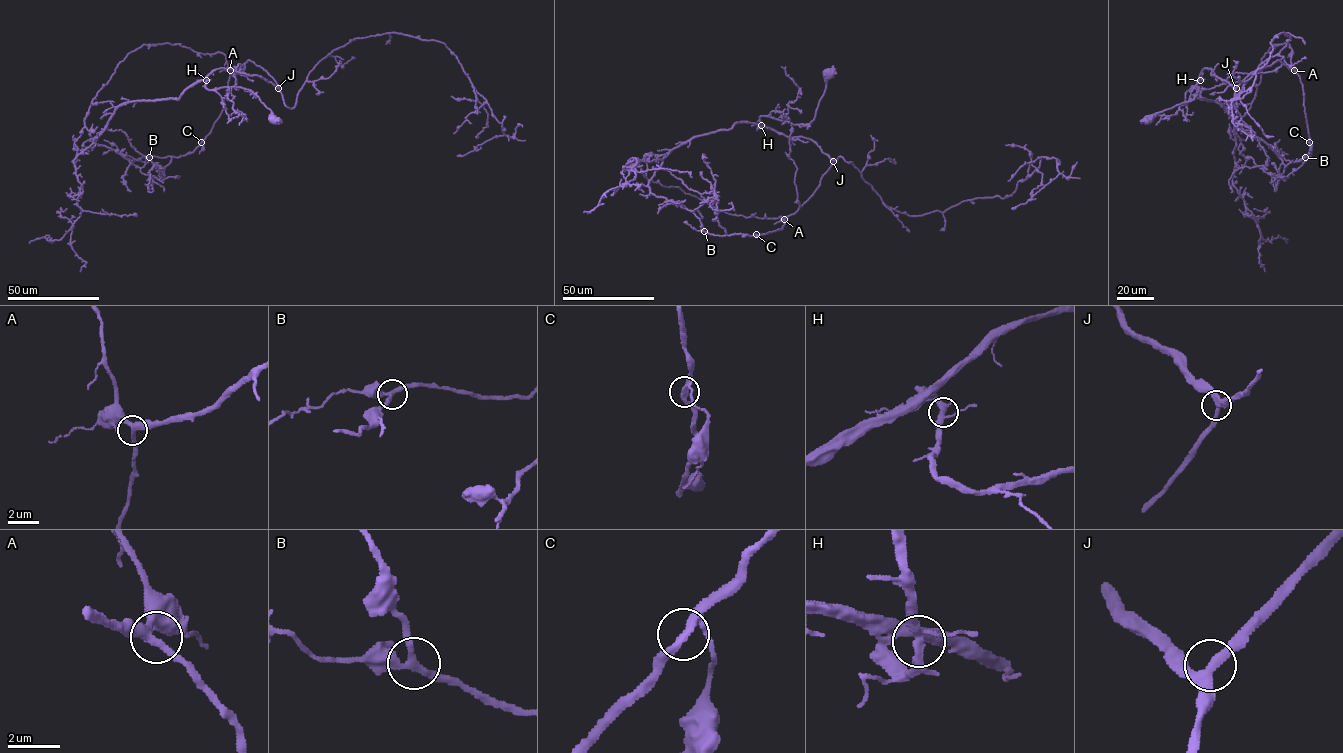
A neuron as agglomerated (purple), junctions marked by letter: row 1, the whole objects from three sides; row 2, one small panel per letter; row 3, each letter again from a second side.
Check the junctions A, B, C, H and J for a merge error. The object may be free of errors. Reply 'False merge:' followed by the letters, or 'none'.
False merge: none

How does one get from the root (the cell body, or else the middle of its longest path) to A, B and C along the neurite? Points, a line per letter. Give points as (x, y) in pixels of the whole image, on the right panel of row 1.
A: (1147, 120), (1190, 101), (1199, 87), (1190, 89), (1205, 68), (1235, 88), (1278, 60), (1294, 70)
B: (1147, 120), (1190, 101), (1201, 78), (1200, 98), (1219, 102), (1278, 155), (1305, 157)
C: (1147, 120), (1190, 101), (1205, 68), (1235, 88), (1279, 60), (1299, 77), (1309, 142)

